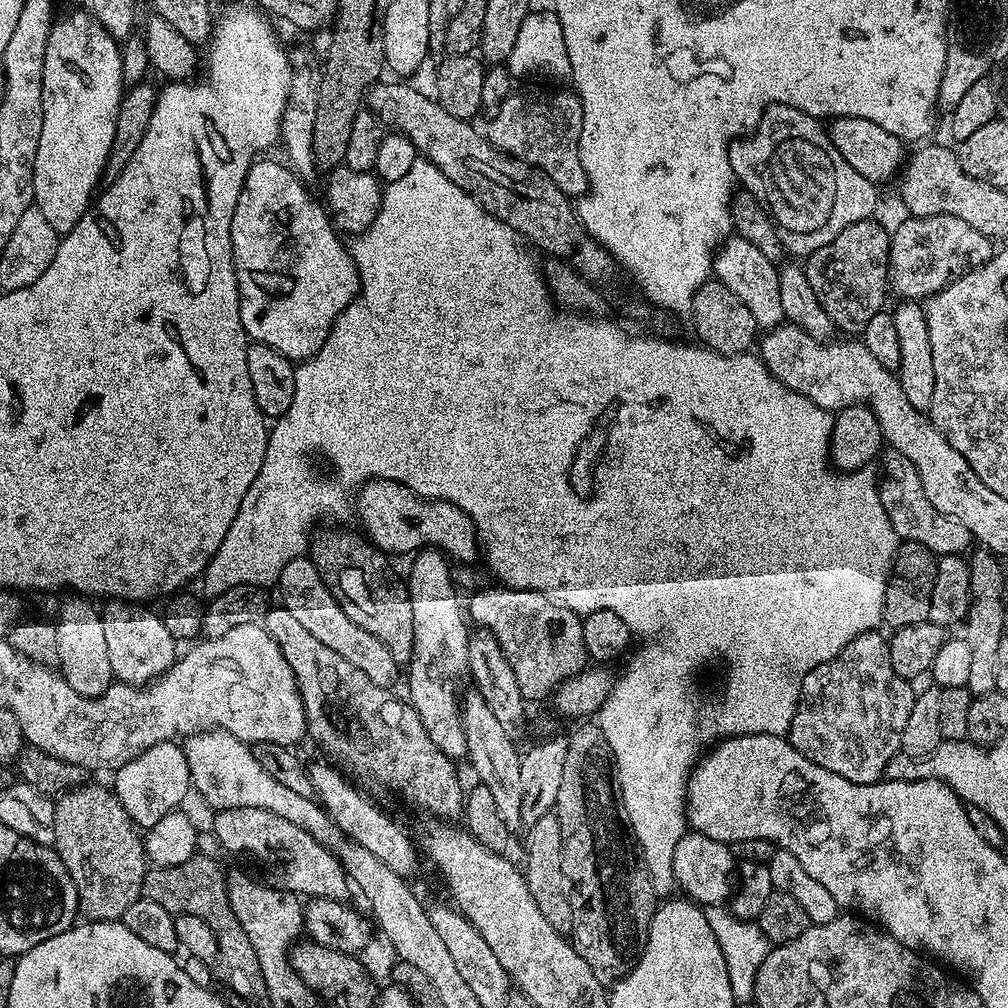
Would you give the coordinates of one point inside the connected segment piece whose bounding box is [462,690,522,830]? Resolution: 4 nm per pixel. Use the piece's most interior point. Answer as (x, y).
(493, 754)

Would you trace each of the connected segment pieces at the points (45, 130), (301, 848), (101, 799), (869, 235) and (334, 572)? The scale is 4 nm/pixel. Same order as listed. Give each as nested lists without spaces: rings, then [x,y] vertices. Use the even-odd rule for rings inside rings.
[[[83,10],[68,12],[64,17],[57,19],[53,23],[48,35],[48,45],[44,55],[44,65],[42,66],[42,134],[38,137],[38,154],[34,154],[34,206],[42,210],[46,217],[46,222],[54,226],[57,234],[63,234],[74,230],[74,226],[82,218],[82,214],[88,211],[94,200],[94,193],[101,183],[103,166],[110,154],[111,143],[115,136],[115,123],[118,120],[120,99],[126,91],[126,85],[122,78],[122,62],[120,61],[120,44],[113,39],[103,26],[101,26],[90,13]]]
[[[252,808],[222,809],[215,816],[212,828],[216,831],[217,842],[228,852],[245,852],[276,868],[277,874],[284,879],[283,887],[287,891],[304,898],[321,896],[341,902],[349,899],[350,881],[339,855],[329,845],[319,844],[311,834],[294,826],[289,819],[280,818],[269,810]]]
[[[85,782],[79,787],[65,792],[55,801],[54,810],[54,847],[58,858],[70,870],[74,886],[78,890],[80,912],[89,921],[119,921],[130,902],[141,899],[142,882],[148,872],[150,861],[144,854],[144,842],[141,829],[132,821],[130,814],[122,806],[111,787]]]
[[[869,218],[862,222],[854,222],[854,226],[846,226],[834,242],[826,242],[818,250],[814,250],[803,261],[802,267],[814,294],[822,302],[833,325],[844,334],[862,334],[874,314],[885,311],[884,299],[890,296],[888,278],[888,259],[892,237],[889,229],[884,229],[876,221]]]
[[[359,531],[356,532],[324,532],[320,537],[313,539],[310,544],[310,559],[320,570],[320,577],[326,586],[336,595],[337,600],[344,605],[348,616],[362,630],[370,630],[392,654],[397,662],[404,662],[411,657],[414,640],[414,617],[411,602],[408,598],[408,585],[402,576],[392,569],[393,561],[379,548],[374,547],[372,541],[365,538]]]

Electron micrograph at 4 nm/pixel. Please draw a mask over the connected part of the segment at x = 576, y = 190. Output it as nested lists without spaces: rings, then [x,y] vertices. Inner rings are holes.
[[[513,91],[502,110],[487,121],[486,135],[491,144],[519,160],[543,170],[569,198],[580,198],[588,192],[586,170],[580,161],[580,135],[584,125],[582,102],[575,91]]]

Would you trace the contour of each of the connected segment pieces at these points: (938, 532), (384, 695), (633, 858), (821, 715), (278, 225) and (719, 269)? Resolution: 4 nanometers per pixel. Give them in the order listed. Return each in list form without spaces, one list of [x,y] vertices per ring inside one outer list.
[[[885,451],[884,476],[879,477],[880,500],[890,518],[890,524],[901,541],[909,540],[926,546],[937,557],[959,556],[973,547],[972,532],[962,526],[954,518],[946,518],[938,510],[934,510],[930,498],[926,498],[926,490],[922,490],[922,478],[918,478],[918,470],[910,458],[901,452]]]
[[[283,606],[269,607],[262,623],[294,670],[308,718],[307,735],[313,736],[349,777],[401,792],[410,803],[436,816],[432,818],[452,822],[463,813],[466,788],[460,785],[457,765],[434,746],[411,703],[370,682],[358,666],[346,662],[342,654],[334,654],[330,646],[322,646]]]
[[[599,723],[577,724],[580,725],[567,737],[569,750],[566,753],[566,762],[563,763],[562,786],[558,789],[554,809],[558,826],[562,826],[562,870],[566,874],[572,894],[570,939],[575,944],[578,954],[586,958],[586,966],[594,970],[594,978],[598,978],[605,986],[611,986],[632,969],[644,951],[650,922],[658,907],[658,889],[652,883],[652,875],[644,867],[644,861],[640,859],[636,842],[632,839],[628,827],[628,818],[624,815],[610,742],[606,742],[606,734],[602,734]]]
[[[879,631],[859,635],[830,662],[806,674],[800,687],[800,701],[786,734],[786,739],[802,755],[810,758],[810,762],[834,774],[842,774],[842,778],[850,778],[850,782],[859,785],[877,783],[883,777],[886,762],[901,752],[902,734],[916,701],[917,689],[909,681],[894,674],[888,640],[880,635]]]
[[[268,158],[257,159],[250,166],[250,170],[244,179],[242,194],[238,194],[238,206],[234,206],[234,218],[230,226],[232,261],[236,267],[236,281],[238,282],[238,290],[240,291],[240,317],[242,318],[244,334],[248,337],[249,341],[270,346],[274,350],[278,350],[290,361],[303,362],[310,359],[314,354],[318,354],[318,350],[322,350],[322,346],[326,342],[326,338],[330,334],[334,322],[346,310],[346,306],[350,306],[352,299],[360,293],[360,275],[356,269],[356,263],[354,262],[351,251],[349,251],[345,245],[344,248],[340,245],[340,240],[336,237],[335,230],[332,229],[333,221],[330,219],[325,205],[321,203],[321,201],[320,205],[319,202],[308,193],[309,185],[301,180],[300,177],[288,167],[287,163],[280,161],[279,164],[276,160],[264,159]]]
[[[735,234],[728,237],[719,248],[716,249],[712,258],[712,271],[715,279],[720,280],[742,302],[746,302],[746,310],[754,314],[757,325],[767,330],[777,328],[785,323],[786,317],[782,308],[782,290],[780,289],[780,268],[758,246],[746,242],[746,238]]]

